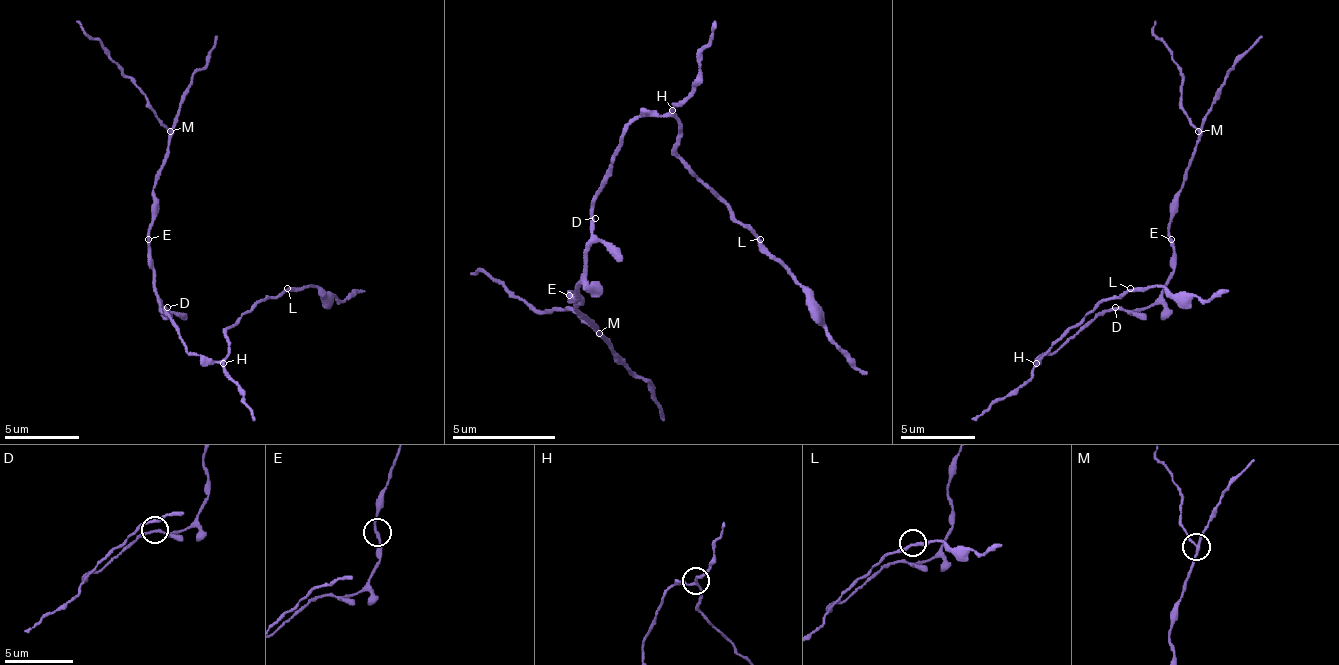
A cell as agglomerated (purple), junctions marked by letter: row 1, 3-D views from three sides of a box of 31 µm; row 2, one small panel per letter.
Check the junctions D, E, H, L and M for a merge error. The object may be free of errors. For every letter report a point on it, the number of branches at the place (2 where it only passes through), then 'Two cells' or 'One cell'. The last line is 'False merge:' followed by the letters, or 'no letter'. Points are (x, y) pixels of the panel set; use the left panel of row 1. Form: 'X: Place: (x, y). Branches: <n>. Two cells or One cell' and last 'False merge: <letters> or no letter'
D: Place: (167, 307). Branches: 2. One cell
E: Place: (148, 239). Branches: 2. One cell
H: Place: (223, 363). Branches: 3. One cell
L: Place: (287, 288). Branches: 2. One cell
M: Place: (170, 131). Branches: 3. Two cells
False merge: M

